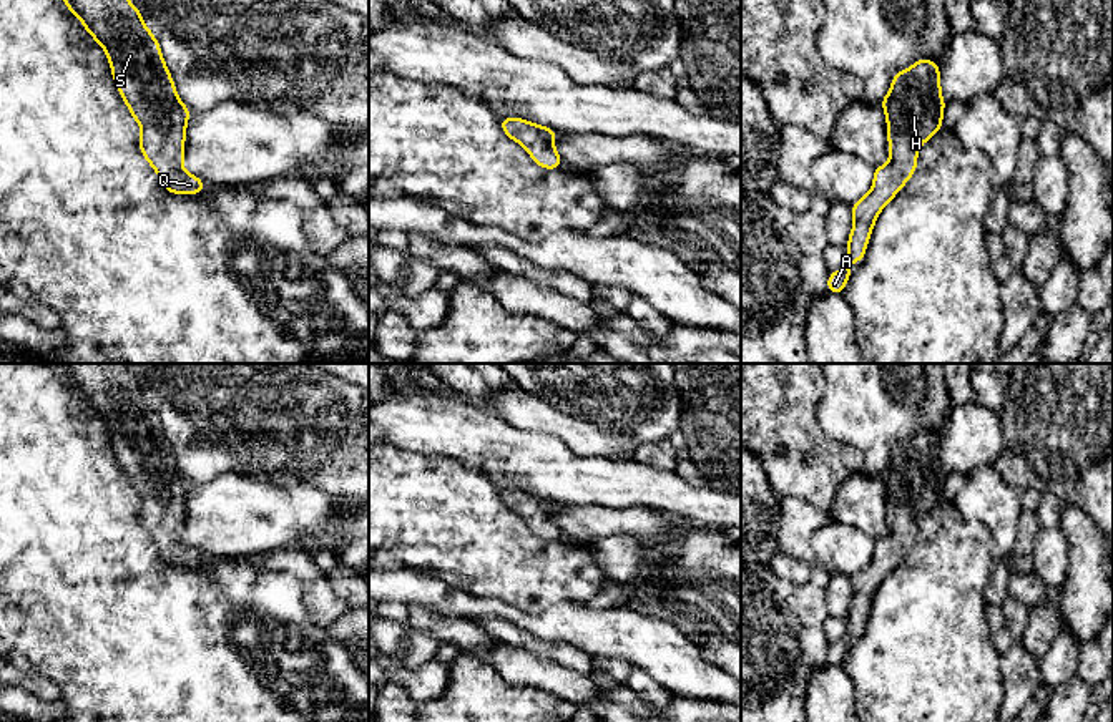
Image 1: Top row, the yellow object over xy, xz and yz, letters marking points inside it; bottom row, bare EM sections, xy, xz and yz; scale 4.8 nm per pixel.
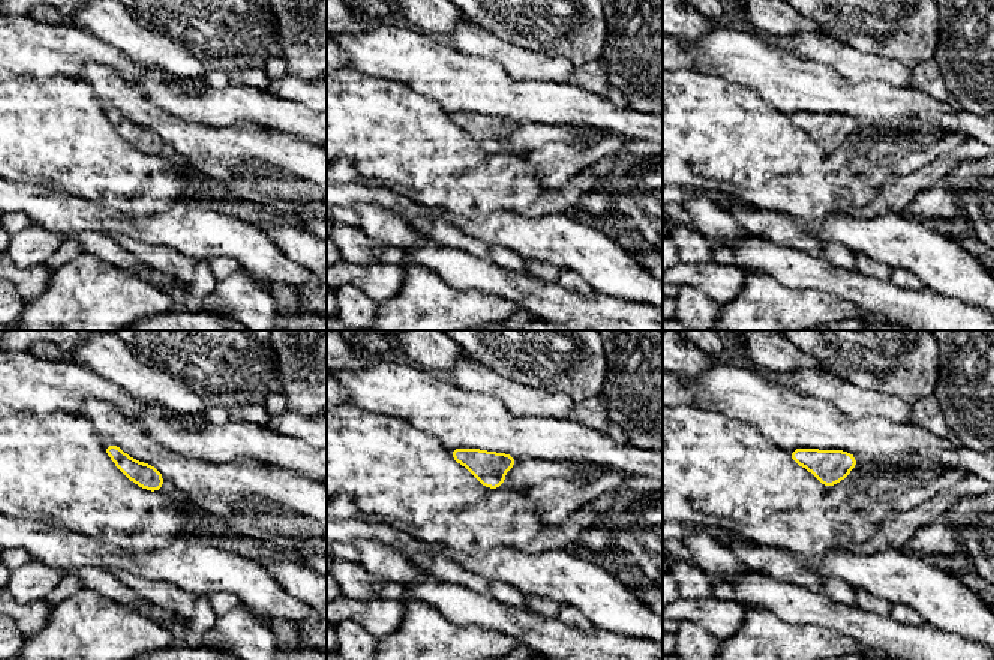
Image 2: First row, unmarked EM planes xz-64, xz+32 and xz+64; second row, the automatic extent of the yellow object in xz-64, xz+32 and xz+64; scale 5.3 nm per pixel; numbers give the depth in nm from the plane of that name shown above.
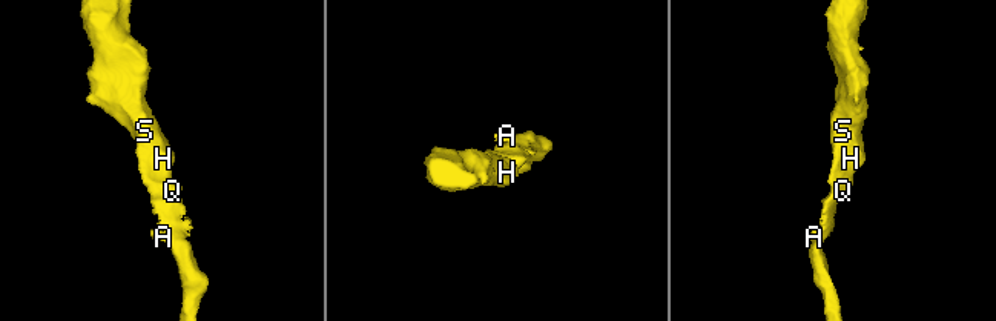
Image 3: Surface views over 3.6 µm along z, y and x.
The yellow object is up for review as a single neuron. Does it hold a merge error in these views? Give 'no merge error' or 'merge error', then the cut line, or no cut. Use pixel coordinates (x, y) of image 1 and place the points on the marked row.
no merge error | no cut

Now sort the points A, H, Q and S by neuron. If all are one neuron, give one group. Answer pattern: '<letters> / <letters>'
A H Q S

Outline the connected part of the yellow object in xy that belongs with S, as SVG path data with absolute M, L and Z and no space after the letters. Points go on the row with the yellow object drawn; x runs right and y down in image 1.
M63 0L105 48L113 80L141 124L140 151L174 194L199 194L206 184L183 171L191 110L176 95L154 35L130 0Z

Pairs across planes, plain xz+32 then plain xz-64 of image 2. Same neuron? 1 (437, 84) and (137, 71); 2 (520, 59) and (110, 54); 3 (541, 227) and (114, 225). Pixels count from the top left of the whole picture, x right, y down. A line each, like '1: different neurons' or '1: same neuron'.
1: same neuron
2: different neurons
3: same neuron

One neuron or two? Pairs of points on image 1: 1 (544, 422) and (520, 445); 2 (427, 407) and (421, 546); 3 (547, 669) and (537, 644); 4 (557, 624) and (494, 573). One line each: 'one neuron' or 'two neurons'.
1: two neurons
2: two neurons
3: two neurons
4: two neurons

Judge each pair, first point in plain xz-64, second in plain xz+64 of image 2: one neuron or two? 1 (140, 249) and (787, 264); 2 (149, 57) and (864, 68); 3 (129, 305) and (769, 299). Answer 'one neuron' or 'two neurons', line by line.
1: two neurons
2: one neuron
3: one neuron

